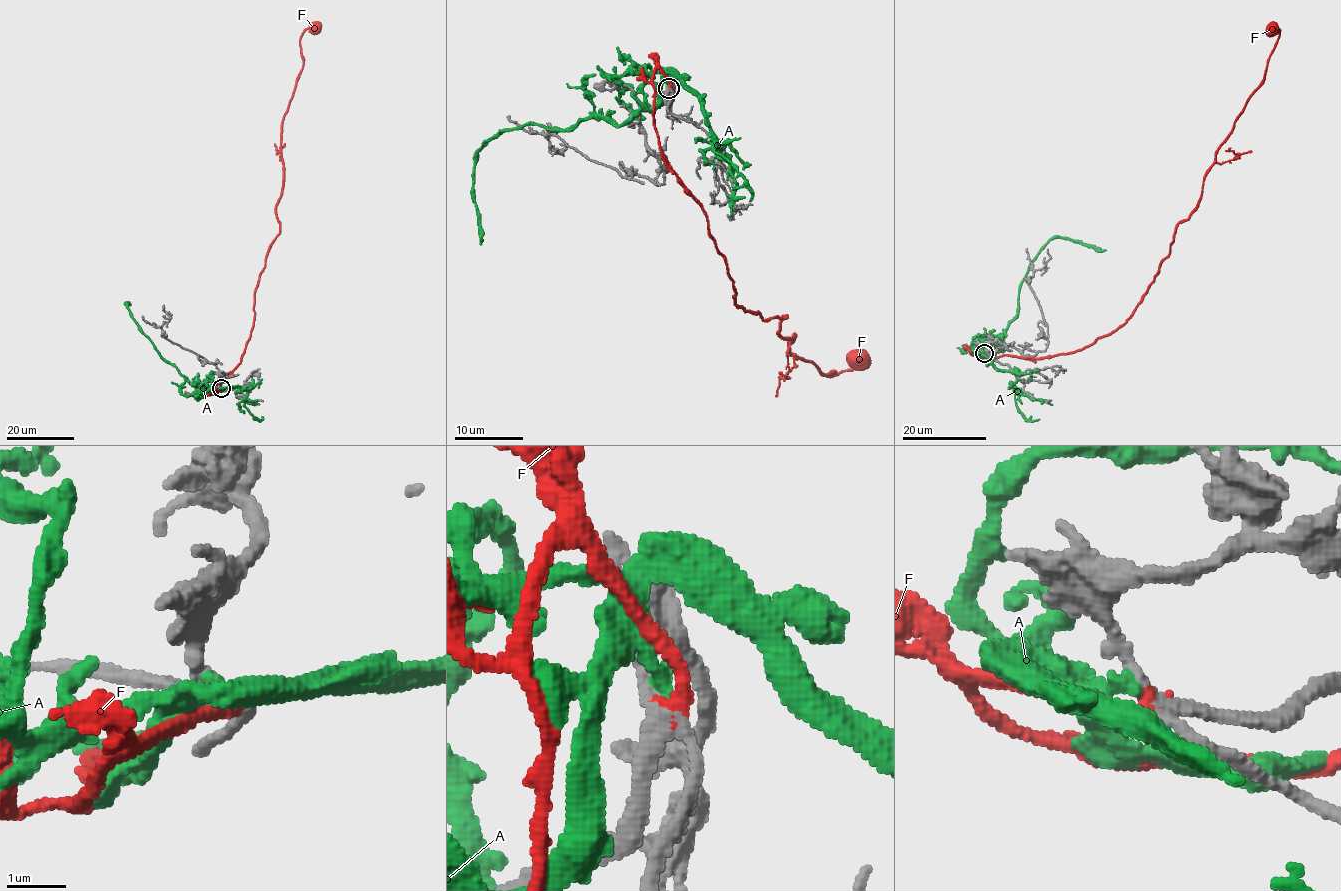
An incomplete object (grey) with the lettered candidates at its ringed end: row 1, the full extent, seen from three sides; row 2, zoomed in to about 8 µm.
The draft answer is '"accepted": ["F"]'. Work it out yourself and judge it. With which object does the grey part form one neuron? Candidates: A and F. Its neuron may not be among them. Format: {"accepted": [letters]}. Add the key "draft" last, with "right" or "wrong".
{"accepted": ["F"], "draft": "right"}

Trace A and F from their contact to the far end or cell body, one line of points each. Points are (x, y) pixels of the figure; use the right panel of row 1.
A: (983, 351), (995, 357), (1005, 349), (1019, 285), (1051, 239), (1066, 237), (1105, 250)
F: (984, 353), (1028, 358), (1076, 352), (1125, 323), (1266, 71), (1279, 34), (1271, 29)

